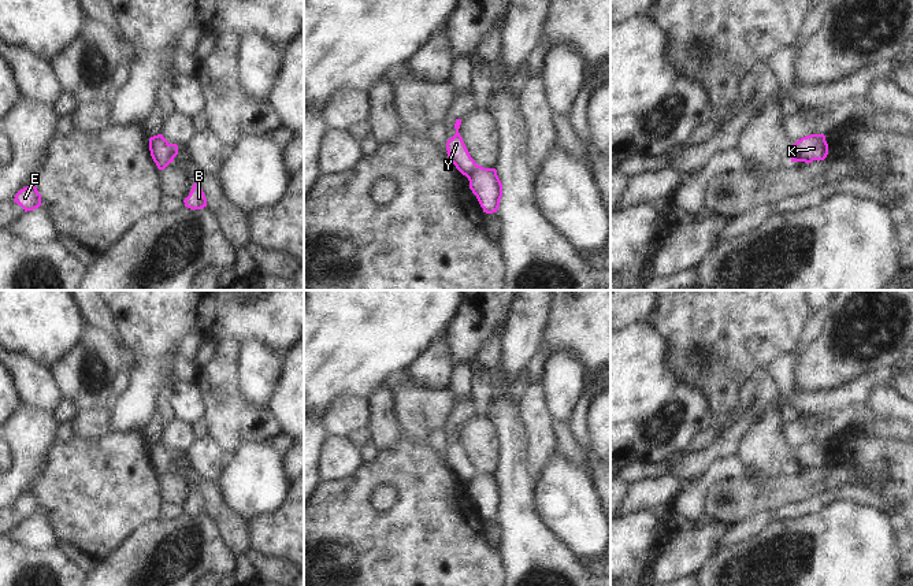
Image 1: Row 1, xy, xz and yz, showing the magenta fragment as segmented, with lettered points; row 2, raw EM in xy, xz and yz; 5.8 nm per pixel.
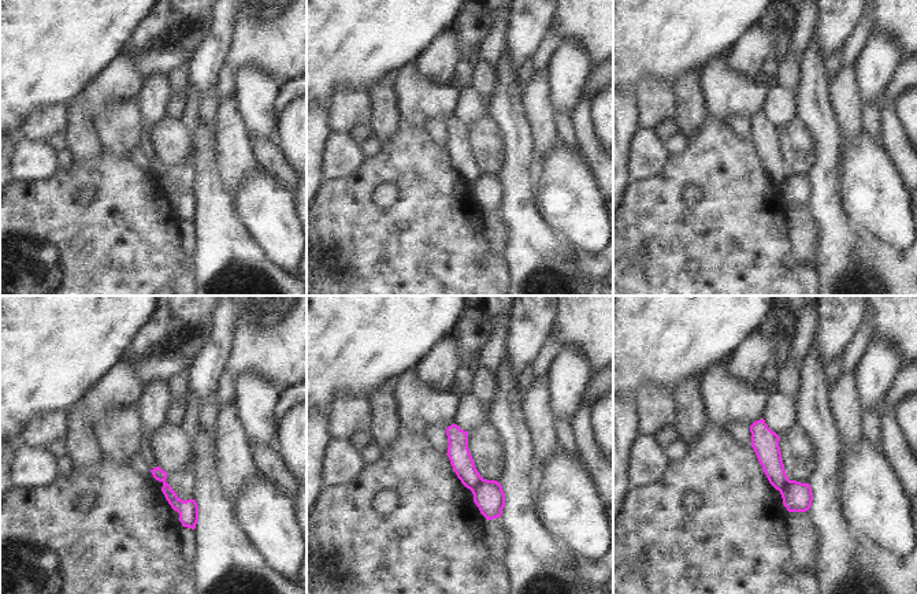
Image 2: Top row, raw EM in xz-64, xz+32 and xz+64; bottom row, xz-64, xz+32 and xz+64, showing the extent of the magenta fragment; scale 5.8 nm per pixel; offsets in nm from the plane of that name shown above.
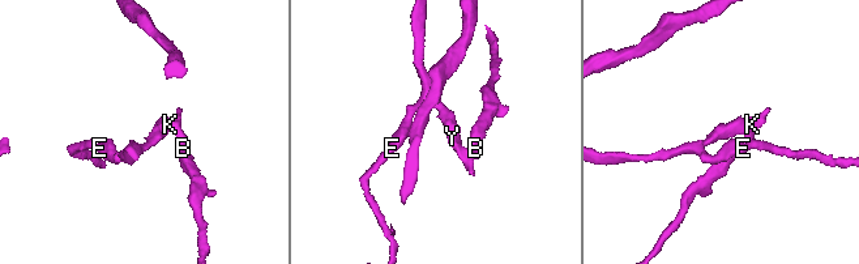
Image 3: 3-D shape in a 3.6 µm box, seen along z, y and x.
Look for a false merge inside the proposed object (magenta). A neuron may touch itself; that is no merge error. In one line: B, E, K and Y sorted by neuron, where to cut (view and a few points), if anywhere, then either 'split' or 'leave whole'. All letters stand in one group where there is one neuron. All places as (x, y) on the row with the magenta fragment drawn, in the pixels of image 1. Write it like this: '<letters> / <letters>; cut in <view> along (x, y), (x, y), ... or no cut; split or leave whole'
B K / E Y; cut in xz along (478, 166), (467, 177); split

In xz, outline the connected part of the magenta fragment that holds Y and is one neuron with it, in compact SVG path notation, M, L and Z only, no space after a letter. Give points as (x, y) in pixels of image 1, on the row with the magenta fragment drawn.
M456 119L454 129L456 134L448 140L446 149L449 160L456 166L456 168L467 178L478 168L478 164L471 157L460 133L461 119Z

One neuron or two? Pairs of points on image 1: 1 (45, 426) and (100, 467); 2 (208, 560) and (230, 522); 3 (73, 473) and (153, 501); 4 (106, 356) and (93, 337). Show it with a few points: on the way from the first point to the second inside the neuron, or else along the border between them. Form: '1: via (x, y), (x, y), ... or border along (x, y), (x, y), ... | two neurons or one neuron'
1: border along (58, 438), (43, 468) | two neurons
2: border along (206, 514), (219, 529), (225, 544), (237, 556) | two neurons
3: via (93, 492), (122, 492), (133, 497) | one neuron
4: via (101, 352), (95, 341) | one neuron

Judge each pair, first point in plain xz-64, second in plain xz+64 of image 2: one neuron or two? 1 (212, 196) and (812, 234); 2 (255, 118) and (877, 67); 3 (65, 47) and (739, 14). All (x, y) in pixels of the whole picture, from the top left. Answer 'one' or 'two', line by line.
1: two
2: one
3: one

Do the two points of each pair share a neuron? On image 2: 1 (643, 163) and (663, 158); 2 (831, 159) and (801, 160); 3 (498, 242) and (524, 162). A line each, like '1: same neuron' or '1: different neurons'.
1: same neuron
2: different neurons
3: different neurons

